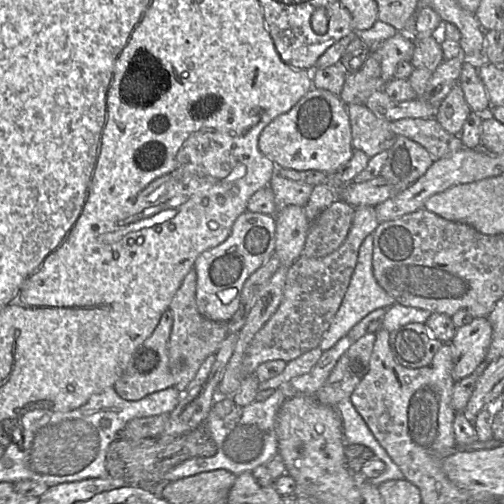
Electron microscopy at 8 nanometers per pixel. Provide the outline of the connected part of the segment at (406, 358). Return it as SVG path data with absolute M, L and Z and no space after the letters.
M423 323L406 324L389 332L389 347L393 358L406 368L427 366L442 345Z

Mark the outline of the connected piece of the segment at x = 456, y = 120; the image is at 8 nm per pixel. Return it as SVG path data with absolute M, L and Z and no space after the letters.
M456 83L438 107L436 119L445 131L459 136L462 127L471 113L459 83Z

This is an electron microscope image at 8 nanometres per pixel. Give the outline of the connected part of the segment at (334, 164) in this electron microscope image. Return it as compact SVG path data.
M313 88L288 112L276 117L262 130L258 139L258 148L278 169L318 170L334 174L351 159L354 150L347 107L338 95L324 89Z

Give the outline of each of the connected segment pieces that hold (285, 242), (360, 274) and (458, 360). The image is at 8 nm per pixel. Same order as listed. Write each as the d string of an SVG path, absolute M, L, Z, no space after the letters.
M289 205L277 212L274 254L280 266L290 267L302 254L311 222L305 215L304 206Z
M369 234L363 240L356 267L351 277L349 286L342 300L342 303L333 317L329 328L324 333L318 348L326 351L333 347L349 330L362 320L366 315L380 308L389 308L396 304L395 300L389 296L385 290L378 284L373 274L373 234Z
M487 317L474 318L471 323L457 328L450 342L453 351L451 374L455 382L472 374L485 360L492 334Z

